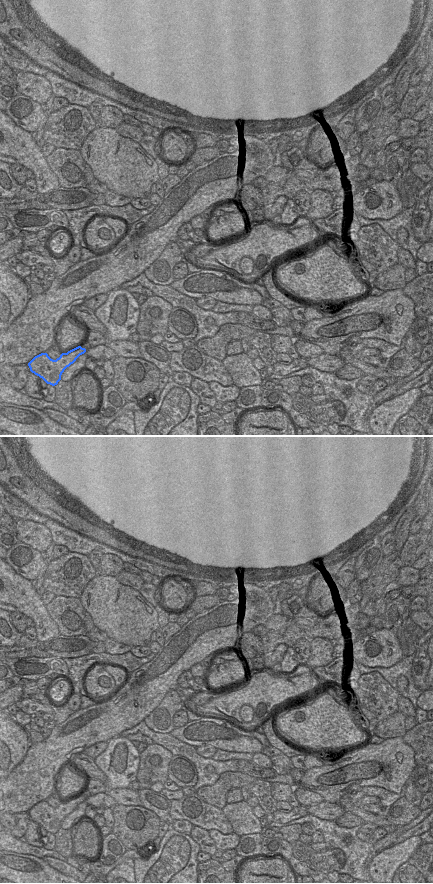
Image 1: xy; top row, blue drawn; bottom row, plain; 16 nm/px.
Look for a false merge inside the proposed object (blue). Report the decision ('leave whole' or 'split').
split

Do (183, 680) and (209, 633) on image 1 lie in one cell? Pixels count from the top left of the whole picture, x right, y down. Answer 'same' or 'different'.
different

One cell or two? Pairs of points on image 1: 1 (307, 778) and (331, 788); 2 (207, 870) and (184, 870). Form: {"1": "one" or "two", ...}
{"1": "one", "2": "two"}

